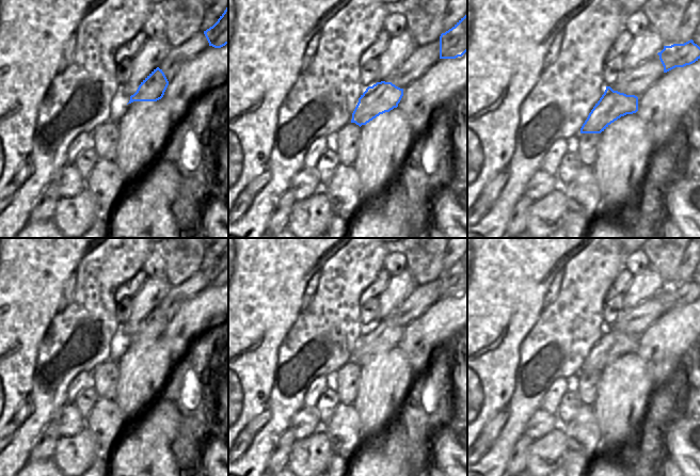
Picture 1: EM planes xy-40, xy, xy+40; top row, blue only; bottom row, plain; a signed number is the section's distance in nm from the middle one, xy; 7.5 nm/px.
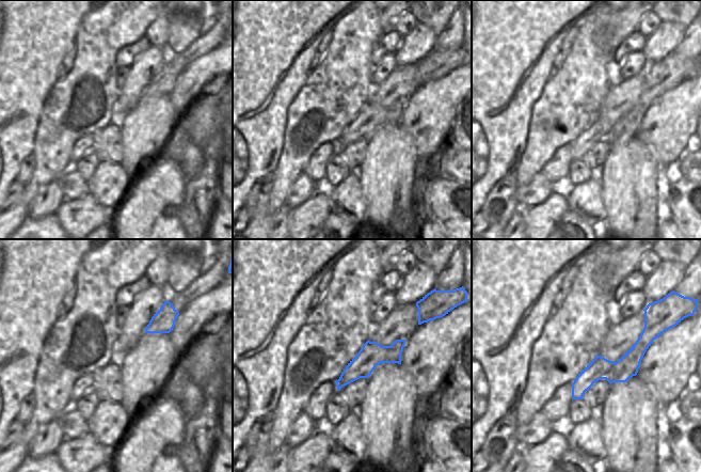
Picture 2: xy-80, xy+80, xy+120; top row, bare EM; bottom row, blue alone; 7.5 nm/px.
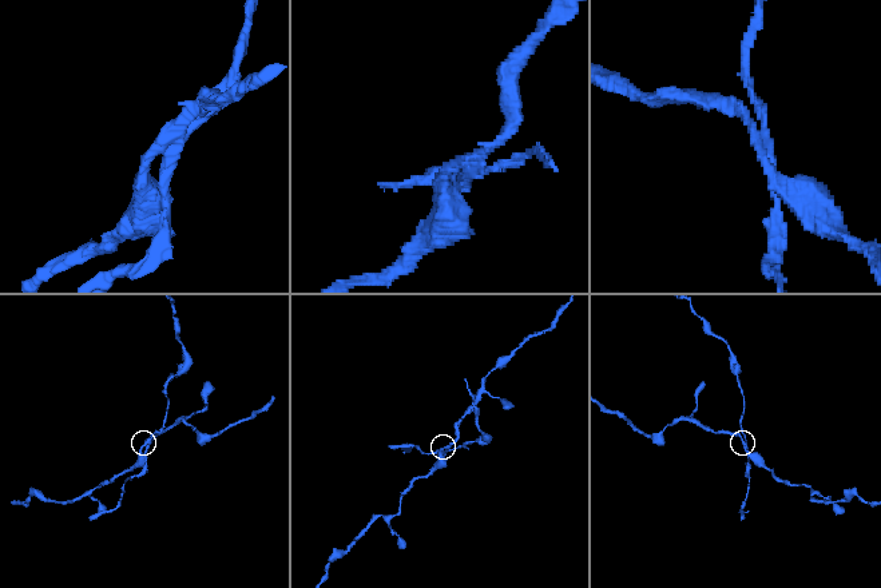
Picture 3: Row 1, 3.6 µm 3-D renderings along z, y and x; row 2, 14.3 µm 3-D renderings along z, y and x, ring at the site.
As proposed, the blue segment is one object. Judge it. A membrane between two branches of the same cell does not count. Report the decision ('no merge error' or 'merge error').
merge error

